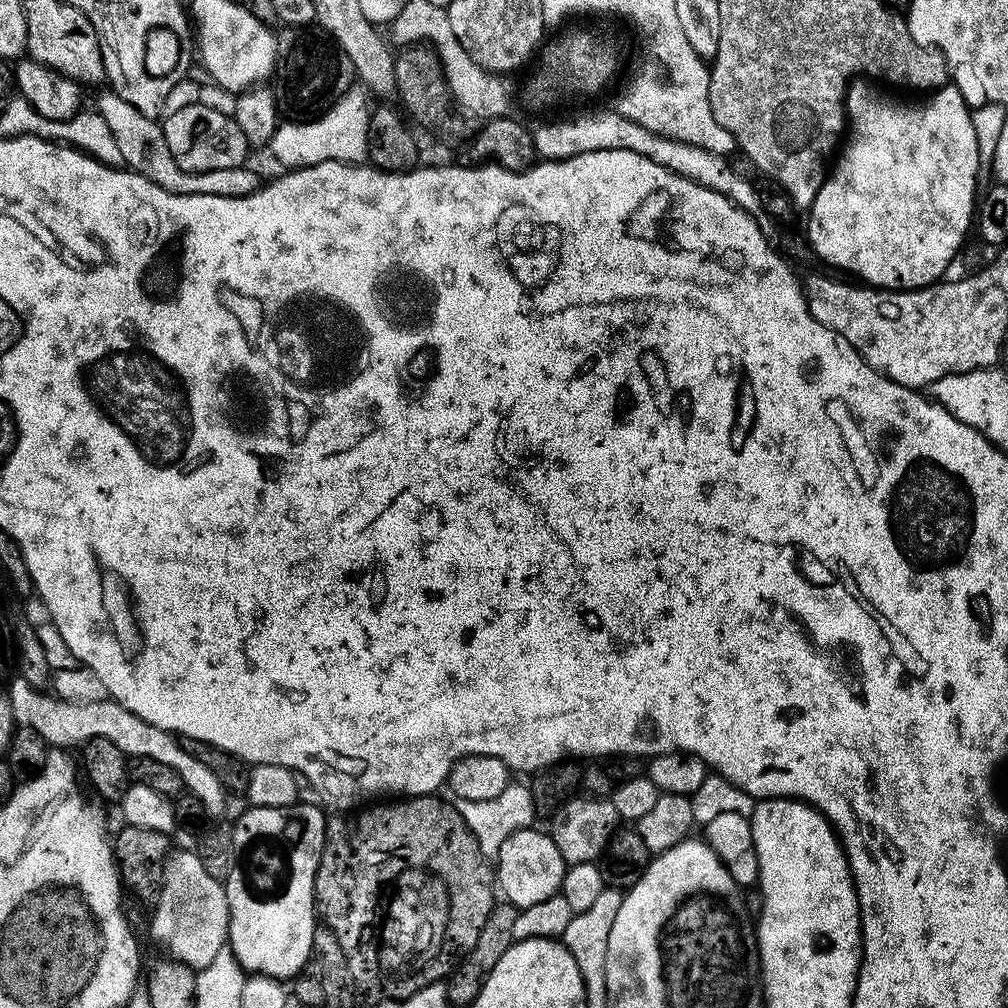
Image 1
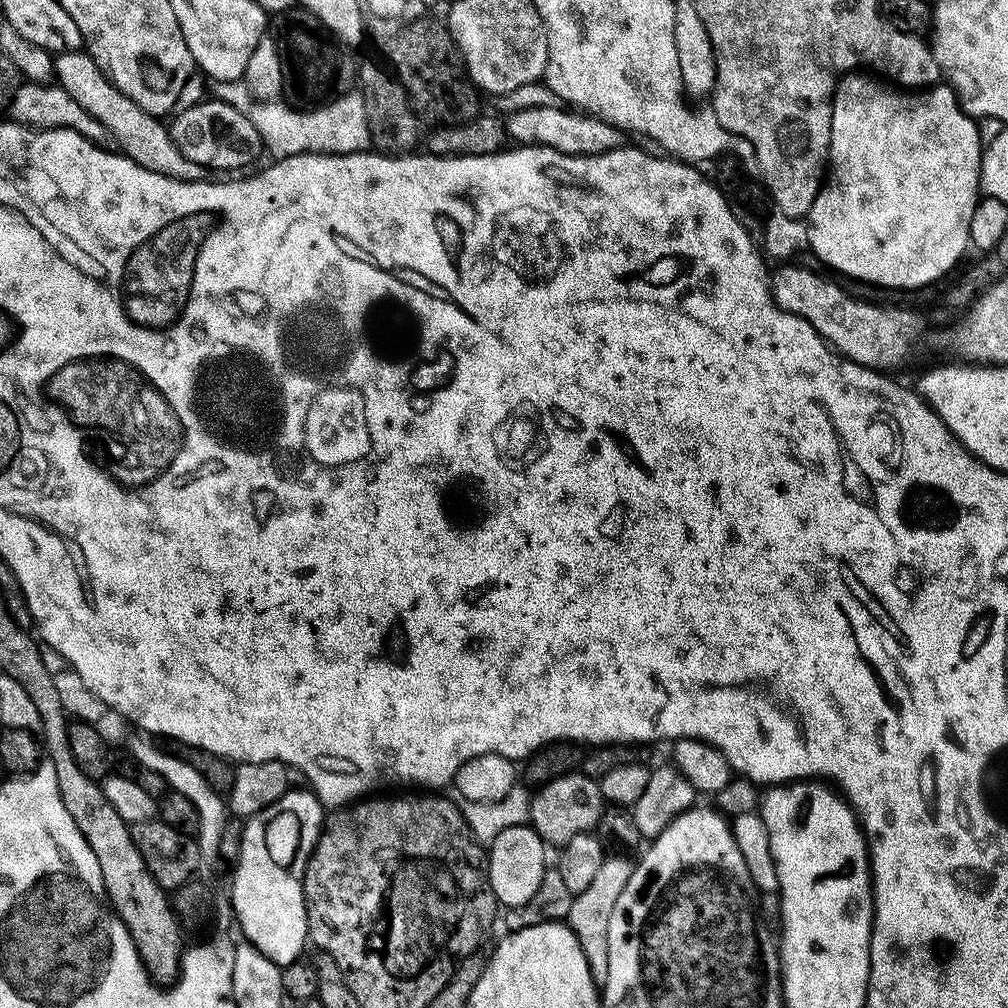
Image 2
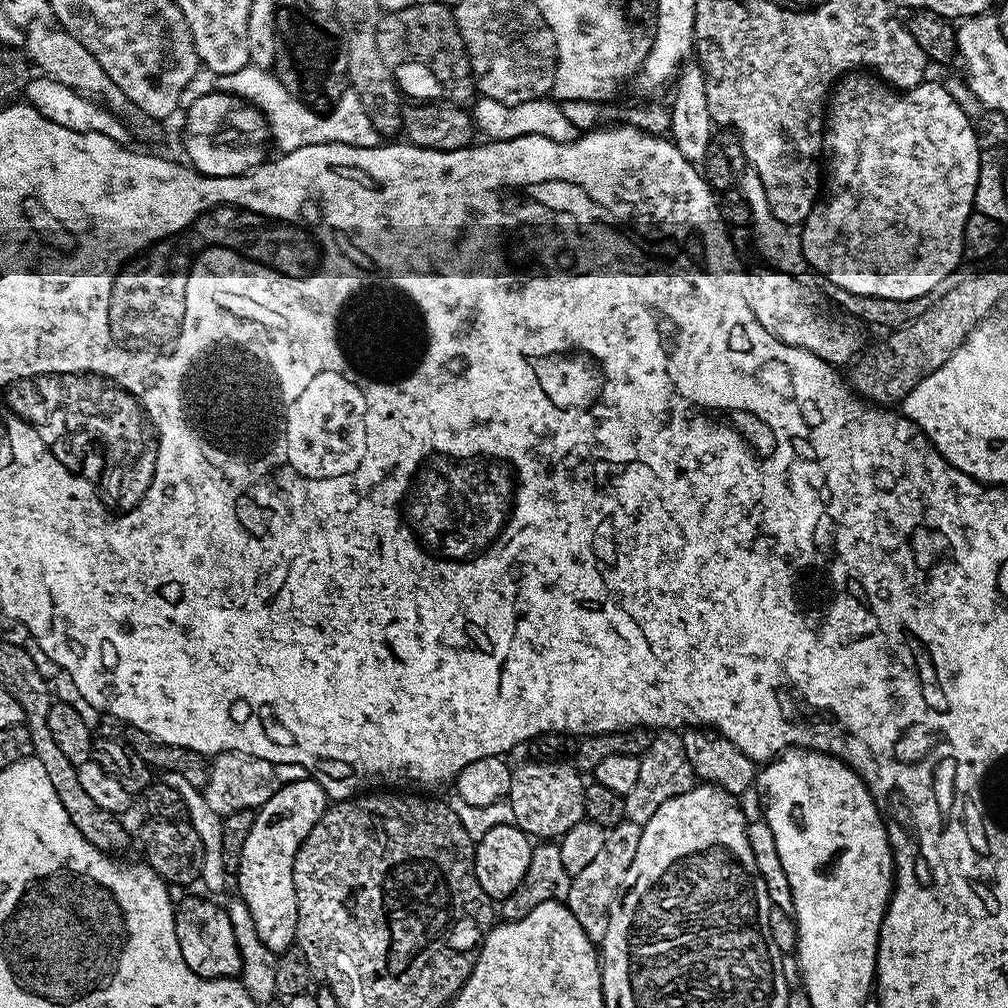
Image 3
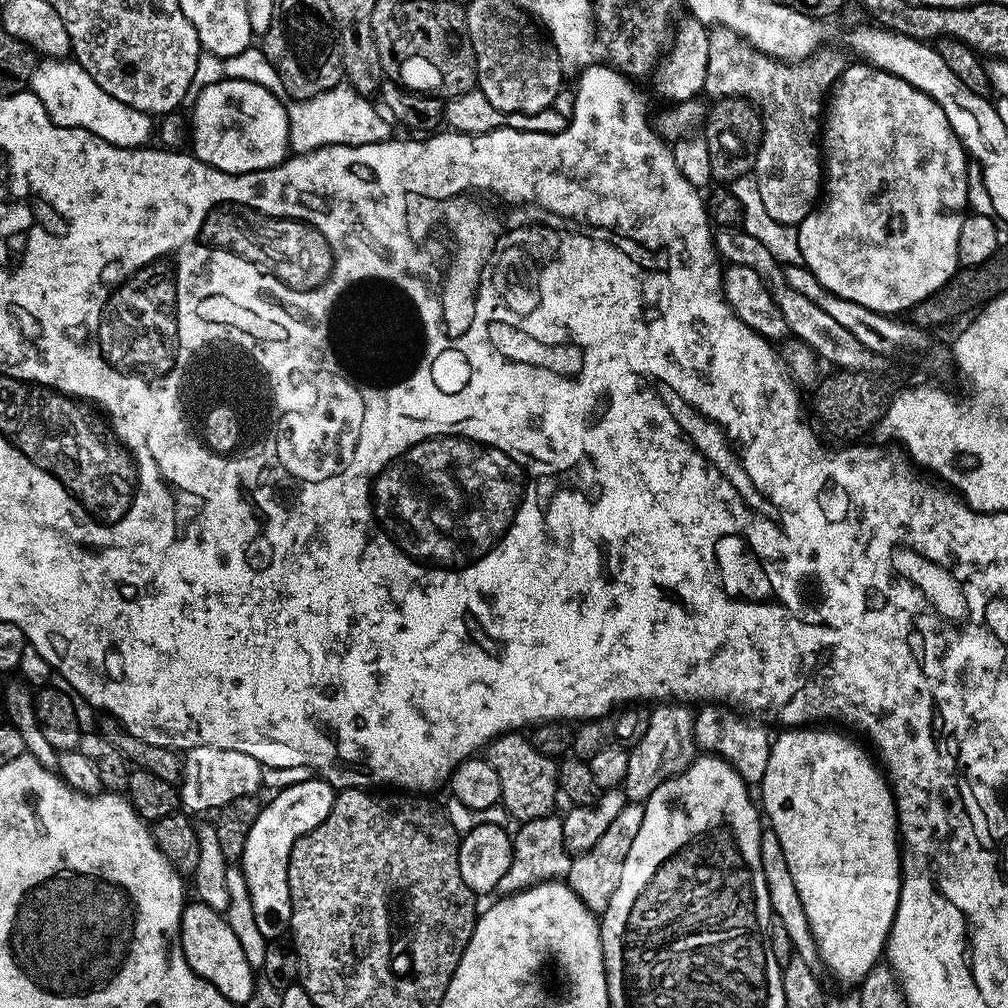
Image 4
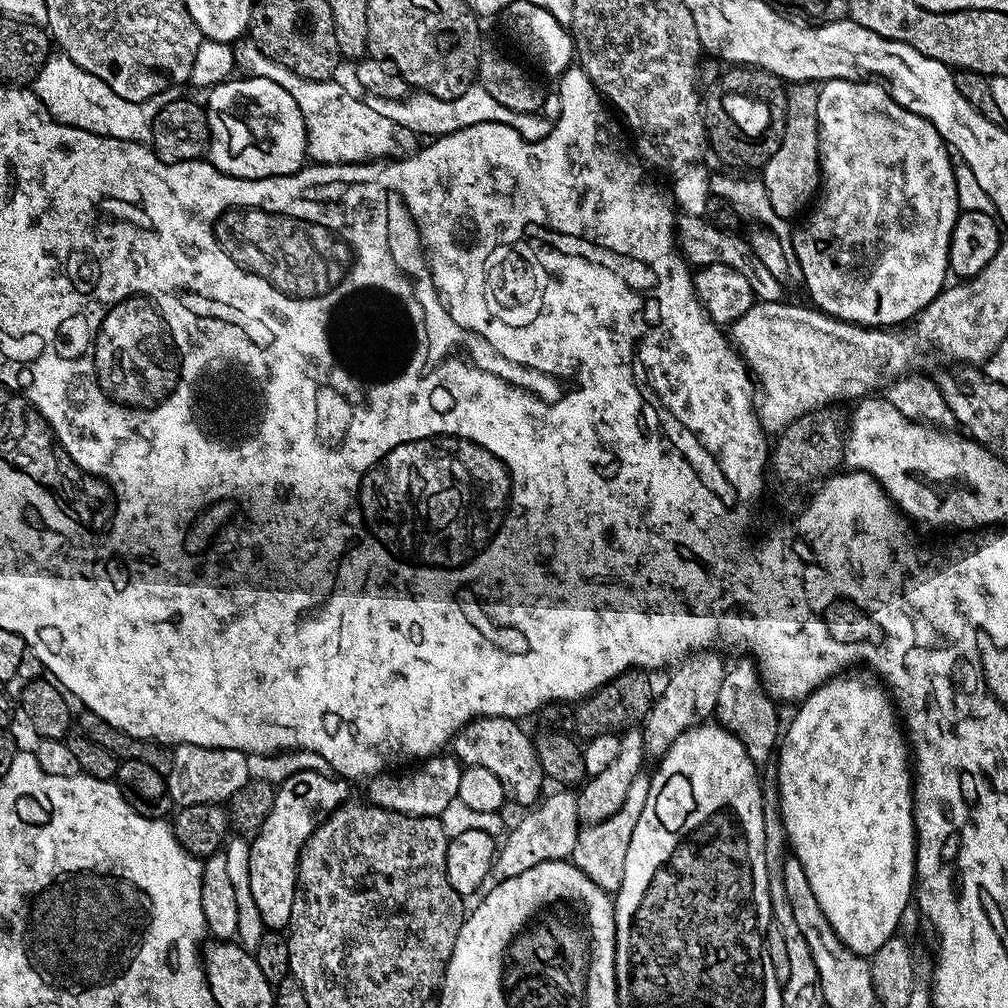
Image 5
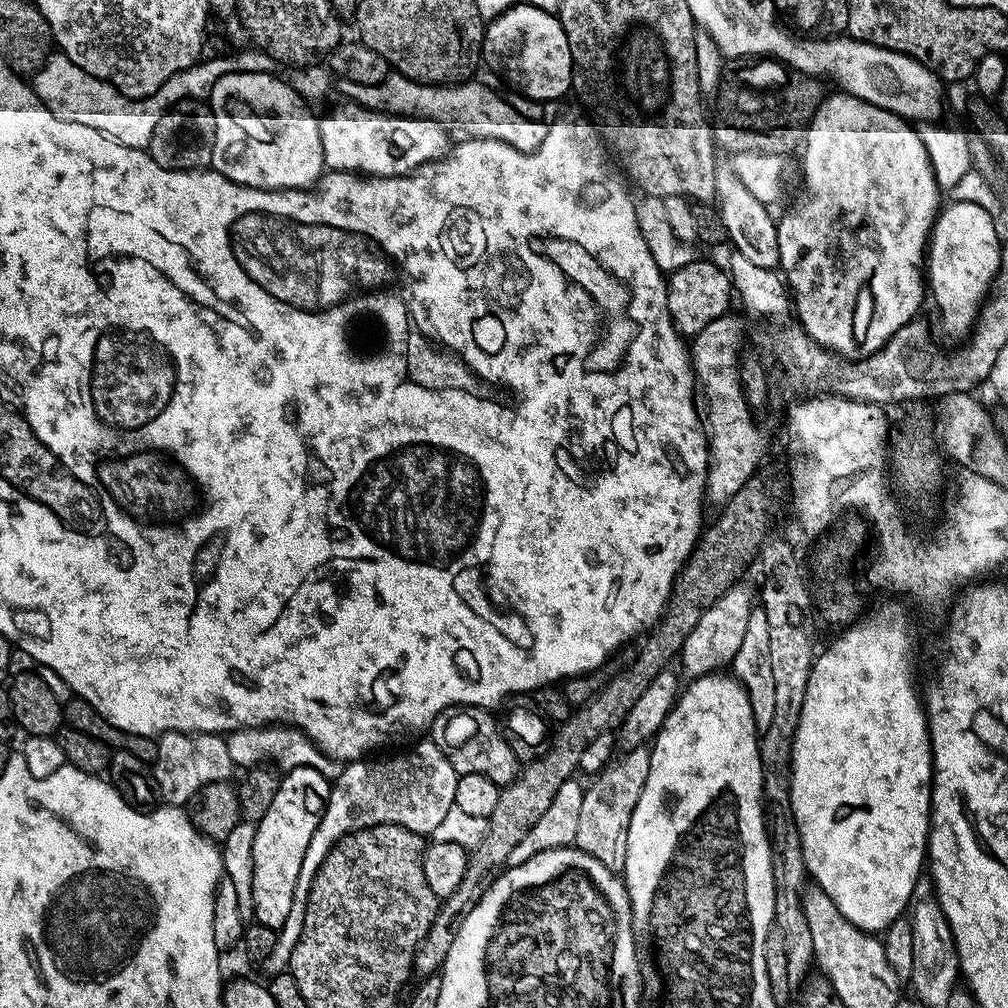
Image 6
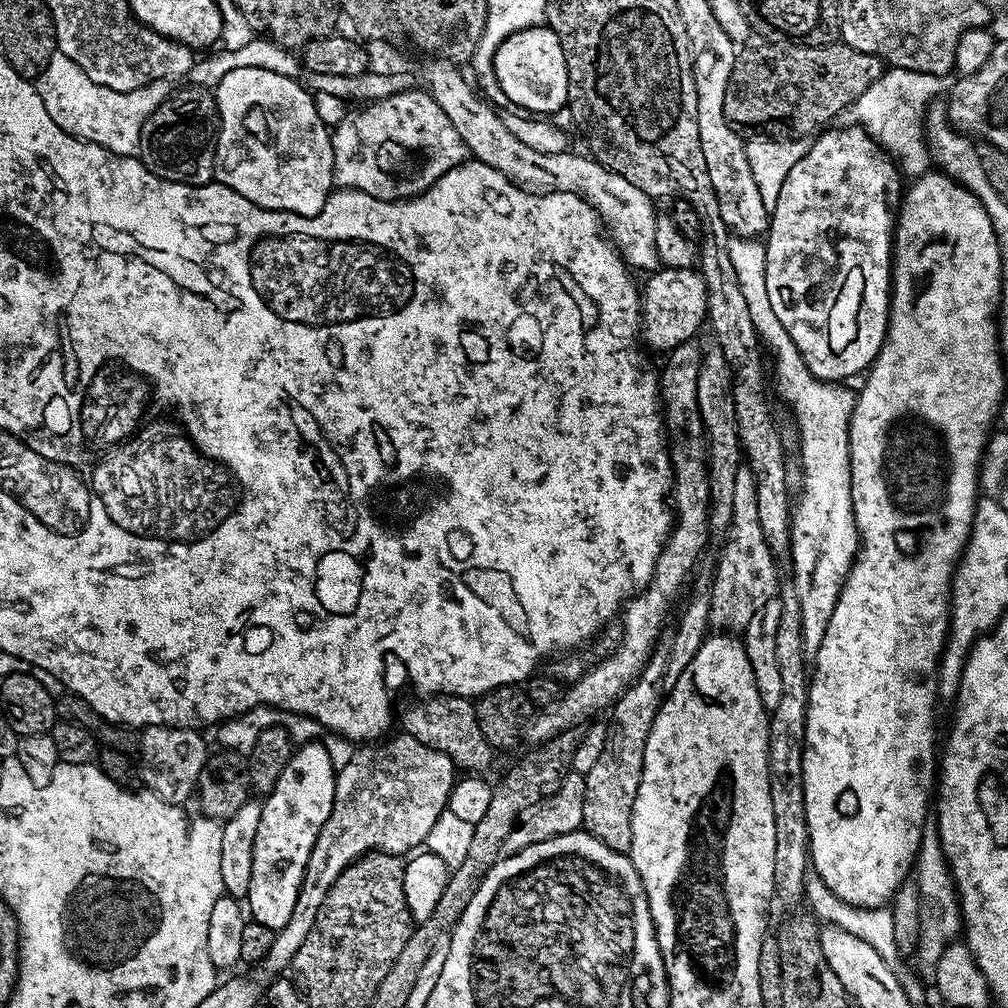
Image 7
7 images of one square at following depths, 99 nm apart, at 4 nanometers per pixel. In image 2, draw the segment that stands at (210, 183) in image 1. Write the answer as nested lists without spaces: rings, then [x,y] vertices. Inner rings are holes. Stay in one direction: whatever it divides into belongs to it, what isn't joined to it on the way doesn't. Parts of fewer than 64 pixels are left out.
[[[65,50],[55,57],[54,60],[54,76],[58,81],[59,87],[66,90],[66,94],[70,94],[70,98],[74,98],[74,102],[78,102],[80,112],[85,117],[95,120],[102,126],[106,126],[109,137],[113,141],[117,140],[119,151],[123,155],[128,156],[138,166],[142,166],[146,170],[154,170],[154,174],[162,174],[169,176],[175,180],[185,180],[186,182],[194,182],[195,180],[209,179],[209,169],[204,168],[201,164],[190,162],[190,158],[186,158],[182,154],[182,150],[176,148],[176,143],[172,140],[169,129],[164,128],[157,117],[146,114],[134,102],[130,102],[130,98],[126,98],[126,94],[122,94],[109,82],[105,69],[96,61],[96,59],[88,55],[84,50]]]

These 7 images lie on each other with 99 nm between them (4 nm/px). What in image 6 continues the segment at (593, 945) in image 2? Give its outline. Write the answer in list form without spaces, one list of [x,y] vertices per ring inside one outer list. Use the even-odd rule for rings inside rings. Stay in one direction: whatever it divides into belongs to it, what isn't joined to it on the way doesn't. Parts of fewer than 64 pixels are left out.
[[[632,746],[624,757],[608,765],[596,780],[584,789],[582,810],[578,813],[578,834],[575,847],[582,849],[590,858],[598,858],[602,866],[611,872],[623,873],[626,866],[626,838],[630,834],[630,818],[634,806],[646,786],[646,774],[650,774],[649,749],[644,746]]]

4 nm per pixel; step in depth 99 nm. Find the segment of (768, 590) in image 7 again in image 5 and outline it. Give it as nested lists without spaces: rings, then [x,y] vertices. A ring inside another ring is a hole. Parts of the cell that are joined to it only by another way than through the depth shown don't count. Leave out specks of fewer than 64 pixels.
[[[716,650],[693,652],[671,669],[672,677],[665,682],[661,692],[659,689],[658,695],[652,701],[652,709],[642,721],[645,757],[664,756],[670,750],[672,743],[682,738],[682,734],[686,734],[715,713],[718,690],[722,686],[725,671],[726,663],[724,664],[723,658],[716,653]]]

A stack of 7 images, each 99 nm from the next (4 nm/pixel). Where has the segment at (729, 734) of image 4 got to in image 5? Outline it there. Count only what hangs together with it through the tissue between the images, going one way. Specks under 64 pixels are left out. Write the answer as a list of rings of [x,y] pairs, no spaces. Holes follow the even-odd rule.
[[[740,660],[725,671],[714,716],[721,728],[727,728],[738,737],[742,746],[746,746],[746,754],[750,754],[752,761],[757,766],[764,766],[773,759],[782,739],[782,720],[780,724],[780,716],[776,713],[777,701],[764,689],[759,667],[748,660]]]

